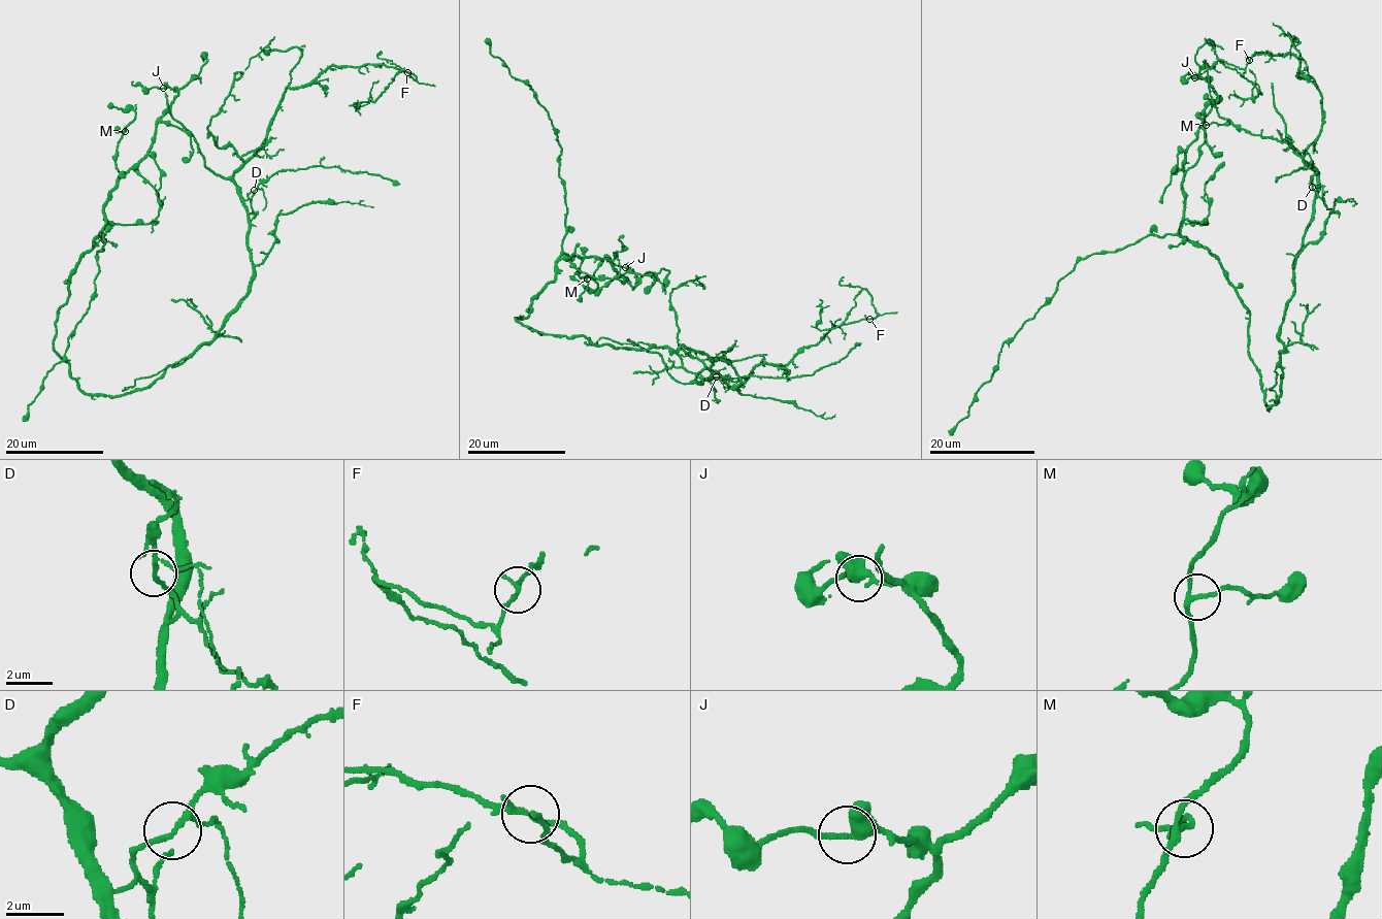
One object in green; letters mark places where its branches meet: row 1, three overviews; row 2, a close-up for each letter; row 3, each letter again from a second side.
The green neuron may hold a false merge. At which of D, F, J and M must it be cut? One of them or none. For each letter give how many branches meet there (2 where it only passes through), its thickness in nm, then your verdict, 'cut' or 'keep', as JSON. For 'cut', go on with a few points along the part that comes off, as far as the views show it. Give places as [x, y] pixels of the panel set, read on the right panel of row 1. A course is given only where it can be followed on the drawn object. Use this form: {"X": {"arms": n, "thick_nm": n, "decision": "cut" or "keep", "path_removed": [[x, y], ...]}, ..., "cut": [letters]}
{"D": {"arms": 3, "thick_nm": 150, "decision": "keep"}, "F": {"arms": 3, "thick_nm": 140, "decision": "keep"}, "J": {"arms": 3, "thick_nm": 360, "decision": "keep"}, "M": {"arms": 3, "thick_nm": 190, "decision": "keep"}, "cut": []}

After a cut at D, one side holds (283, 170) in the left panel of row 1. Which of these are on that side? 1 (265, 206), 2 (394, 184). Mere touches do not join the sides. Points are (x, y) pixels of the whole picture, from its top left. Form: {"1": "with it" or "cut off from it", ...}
{"1": "with it", "2": "with it"}

